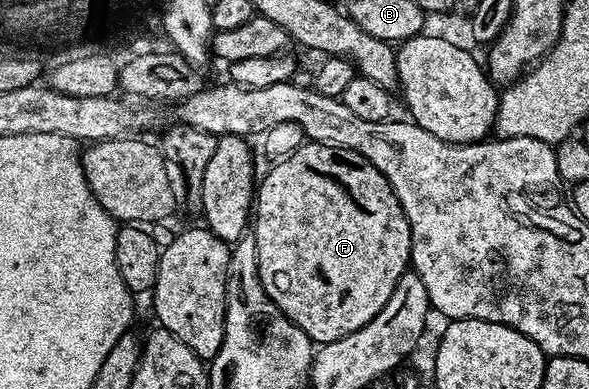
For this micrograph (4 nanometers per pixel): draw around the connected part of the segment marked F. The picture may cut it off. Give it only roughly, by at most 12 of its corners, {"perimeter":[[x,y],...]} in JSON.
{"perimeter":[[304,143],[256,185],[266,294],[311,341],[410,265],[384,175]]}

